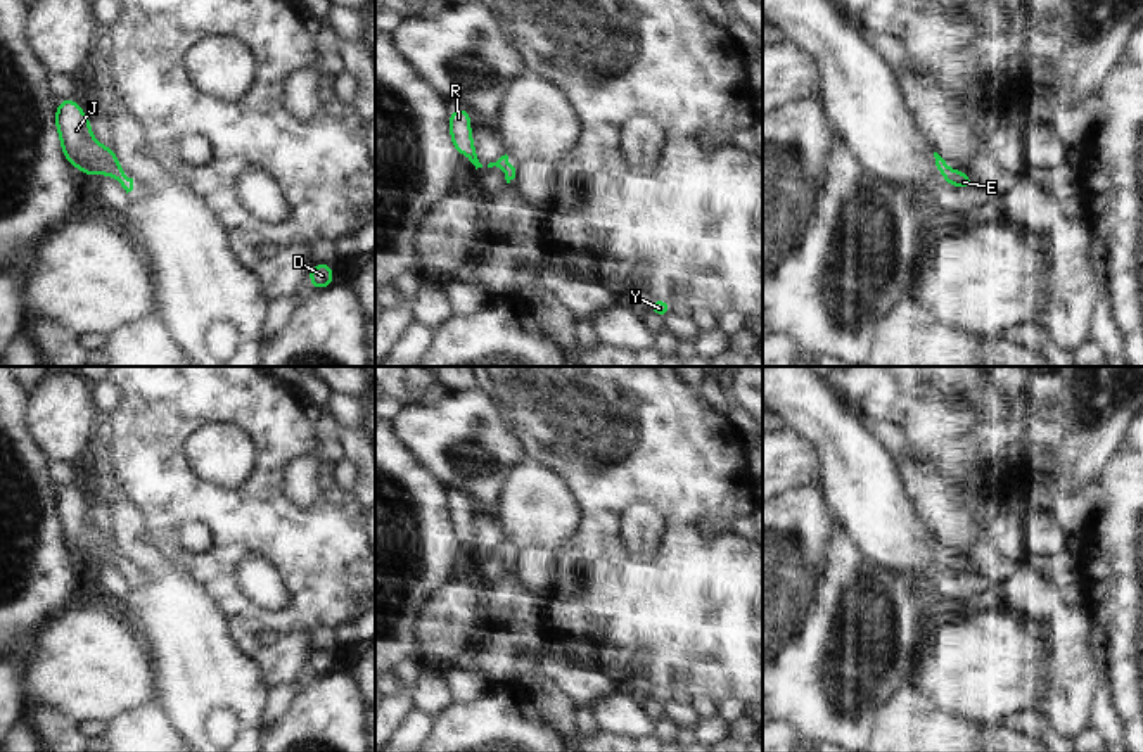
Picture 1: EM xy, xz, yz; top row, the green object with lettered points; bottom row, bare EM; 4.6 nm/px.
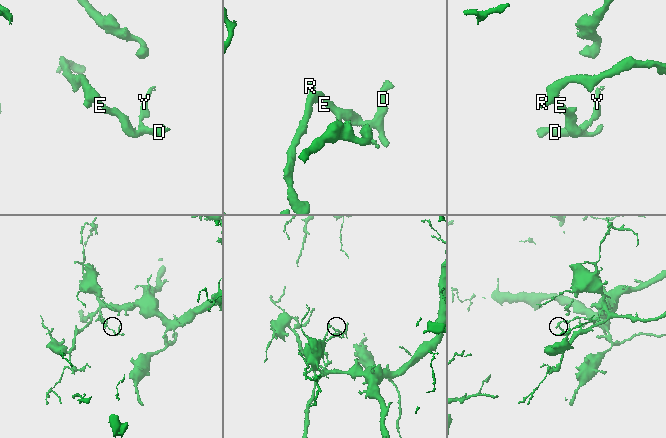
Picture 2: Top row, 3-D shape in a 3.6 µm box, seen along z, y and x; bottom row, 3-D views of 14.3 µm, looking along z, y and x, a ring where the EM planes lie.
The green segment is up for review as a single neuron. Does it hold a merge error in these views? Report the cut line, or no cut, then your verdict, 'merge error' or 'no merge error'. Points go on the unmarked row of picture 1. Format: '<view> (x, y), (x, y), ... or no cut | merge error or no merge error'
no cut | no merge error

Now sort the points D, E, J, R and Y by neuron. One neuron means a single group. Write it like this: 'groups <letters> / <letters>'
groups D E J R Y

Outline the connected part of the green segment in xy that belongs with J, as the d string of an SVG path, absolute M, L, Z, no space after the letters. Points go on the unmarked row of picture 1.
M74 486L59 489L55 512L62 527L62 541L71 551L88 564L95 560L114 564L126 581L133 577L133 565L121 558L114 538L93 526L90 507Z

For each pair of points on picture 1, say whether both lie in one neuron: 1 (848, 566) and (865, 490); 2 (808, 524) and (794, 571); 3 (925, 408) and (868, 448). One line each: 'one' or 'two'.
1: two
2: one
3: two

